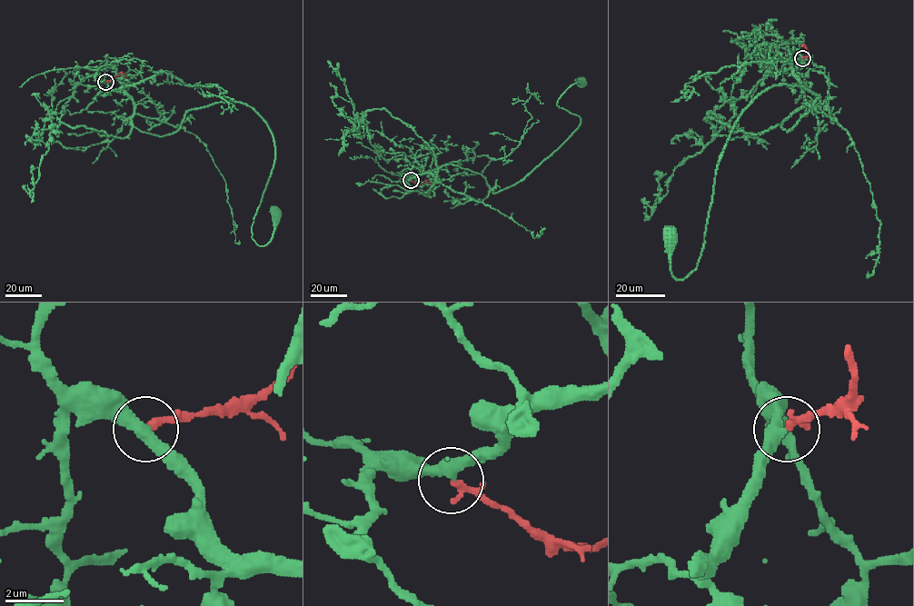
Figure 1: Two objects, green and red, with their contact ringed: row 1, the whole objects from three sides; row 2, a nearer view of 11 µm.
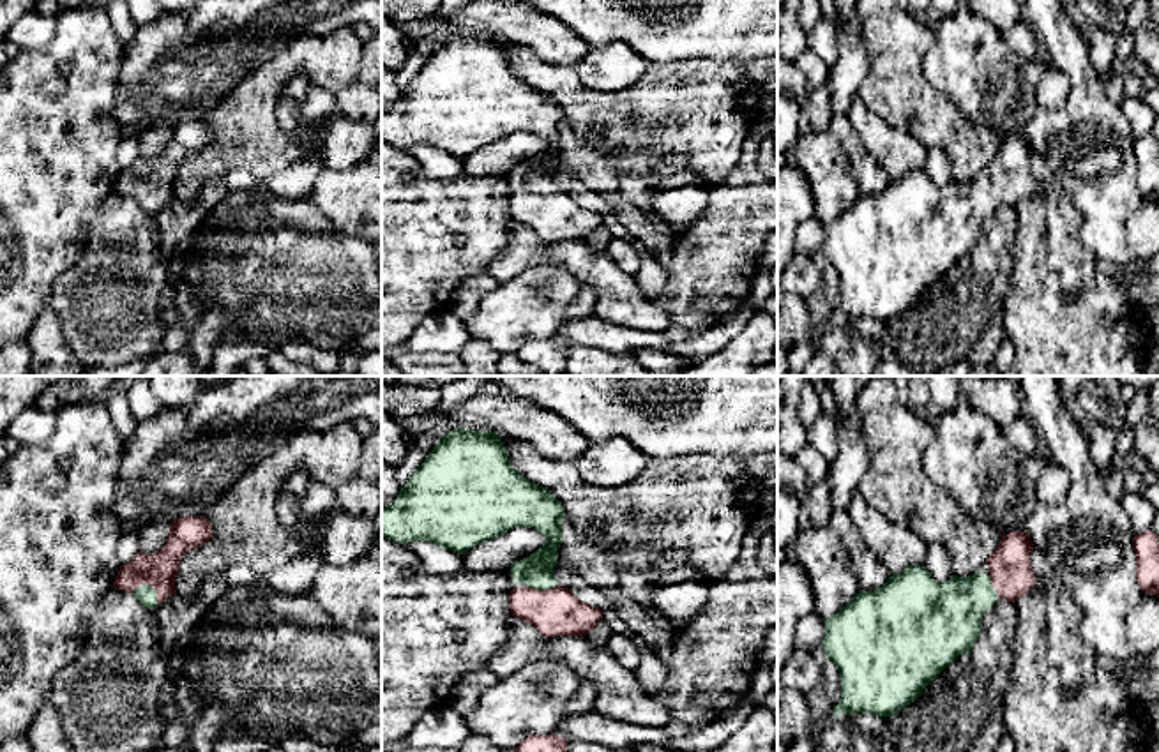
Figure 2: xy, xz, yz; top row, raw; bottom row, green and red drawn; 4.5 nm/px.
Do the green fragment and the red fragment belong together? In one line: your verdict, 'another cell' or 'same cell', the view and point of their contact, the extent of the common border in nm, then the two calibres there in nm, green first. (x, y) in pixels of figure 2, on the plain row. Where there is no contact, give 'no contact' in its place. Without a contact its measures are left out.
same cell; meets green in xy at (151, 191); contact 130 nm long; 90 nm thick on the green side, 160 nm on the other

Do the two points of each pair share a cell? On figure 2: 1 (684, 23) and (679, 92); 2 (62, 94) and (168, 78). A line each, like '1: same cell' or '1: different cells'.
1: different cells
2: different cells

